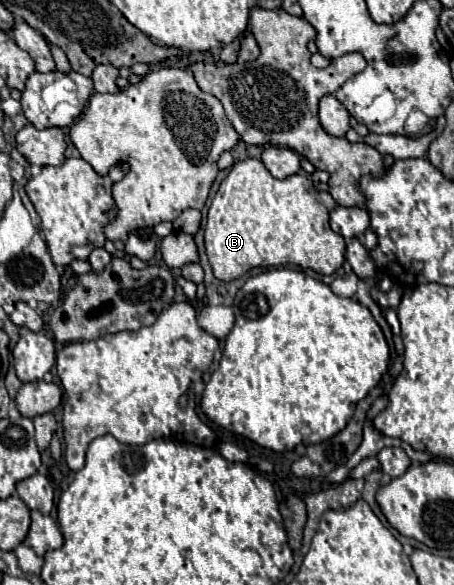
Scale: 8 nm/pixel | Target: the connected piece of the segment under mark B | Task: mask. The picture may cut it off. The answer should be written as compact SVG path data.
M248 158L236 162L226 180L222 180L208 210L204 244L214 276L222 282L230 282L246 274L250 268L282 264L310 268L318 274L334 274L344 264L346 246L344 238L330 230L328 218L328 210L316 200L316 188L312 186L311 177L305 172L288 176L288 180L276 180L260 160Z

